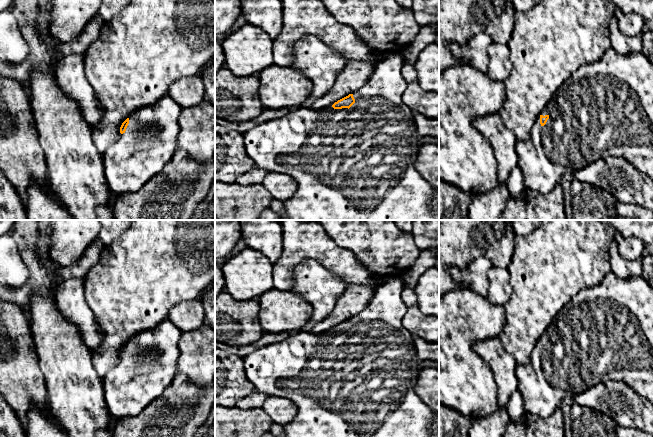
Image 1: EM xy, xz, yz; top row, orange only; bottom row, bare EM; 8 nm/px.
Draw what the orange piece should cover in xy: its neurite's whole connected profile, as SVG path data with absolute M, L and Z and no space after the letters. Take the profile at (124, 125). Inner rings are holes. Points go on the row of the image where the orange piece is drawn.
M166 94L155 103L138 109L122 123L119 140L102 154L107 184L114 194L135 192L164 170L165 164L178 149L179 116L182 109Z

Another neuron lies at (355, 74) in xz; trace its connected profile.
M359 60L347 61L331 89L324 96L317 98L311 108L316 111L331 107L338 100L361 88L368 81L376 63Z

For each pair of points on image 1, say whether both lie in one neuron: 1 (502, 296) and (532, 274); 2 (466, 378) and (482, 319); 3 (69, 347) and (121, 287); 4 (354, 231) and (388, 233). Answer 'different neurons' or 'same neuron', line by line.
1: different neurons
2: same neuron
3: different neurons
4: same neuron

